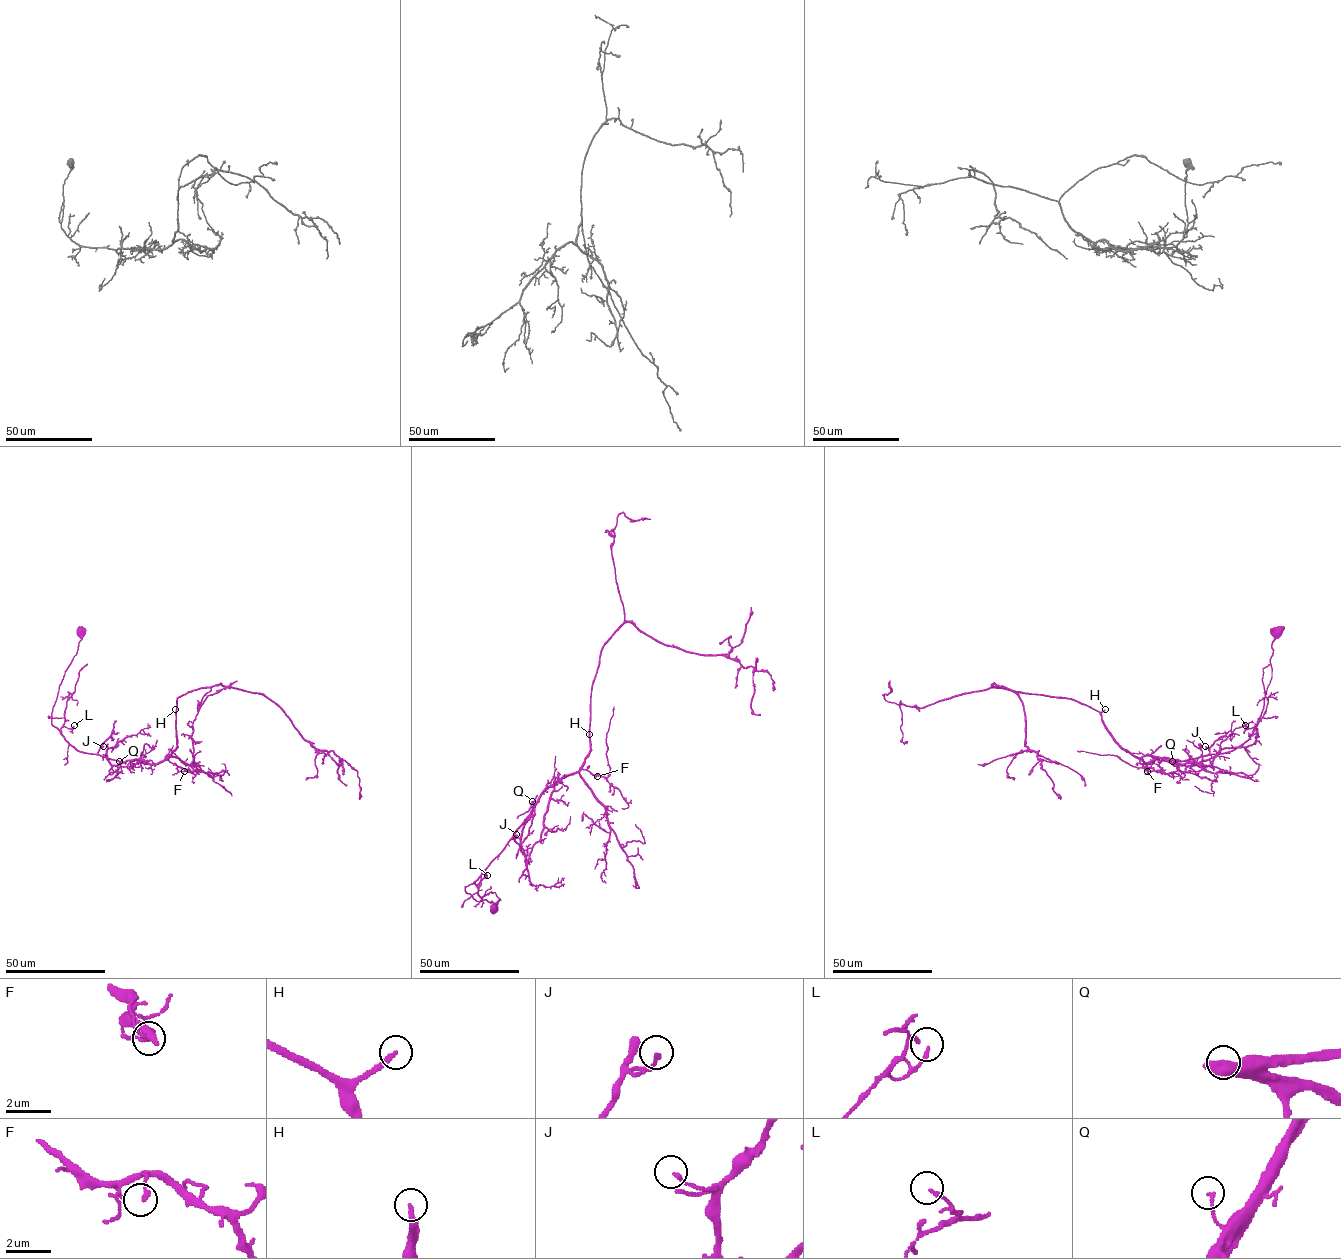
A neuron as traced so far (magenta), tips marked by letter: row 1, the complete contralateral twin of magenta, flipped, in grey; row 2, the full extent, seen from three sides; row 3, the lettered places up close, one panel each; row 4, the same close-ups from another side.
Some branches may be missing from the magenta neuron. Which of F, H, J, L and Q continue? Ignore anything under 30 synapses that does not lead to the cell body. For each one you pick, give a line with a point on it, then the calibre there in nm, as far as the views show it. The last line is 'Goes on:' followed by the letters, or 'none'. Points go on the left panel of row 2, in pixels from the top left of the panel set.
H: (175, 709) | 200 nm
Goes on: H

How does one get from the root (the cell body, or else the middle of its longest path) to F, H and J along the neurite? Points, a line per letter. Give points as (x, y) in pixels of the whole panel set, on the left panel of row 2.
F: (80, 630), (81, 640), (59, 686), (51, 723), (80, 751), (122, 761), (167, 759), (184, 771)
H: (80, 630), (77, 653), (51, 713), (51, 723), (76, 749), (119, 761), (161, 762), (176, 745), (175, 709)
J: (80, 630), (81, 640), (59, 686), (51, 723), (80, 751), (97, 754), (103, 746)

